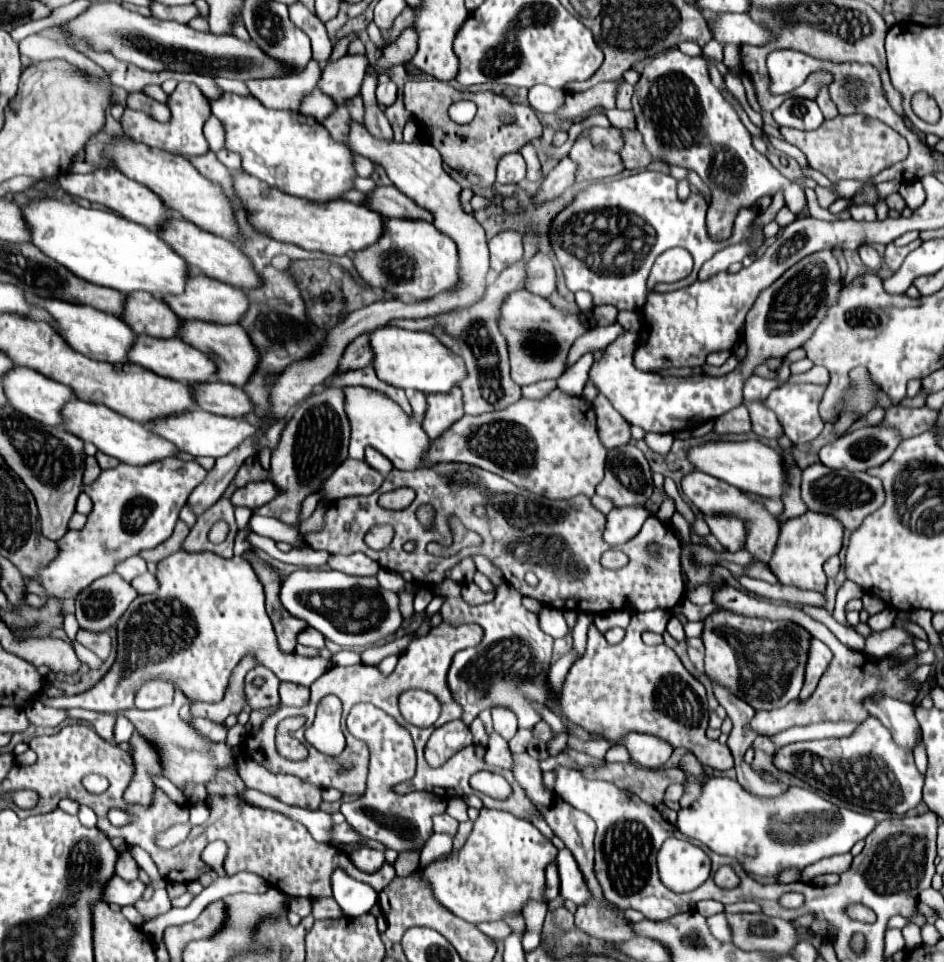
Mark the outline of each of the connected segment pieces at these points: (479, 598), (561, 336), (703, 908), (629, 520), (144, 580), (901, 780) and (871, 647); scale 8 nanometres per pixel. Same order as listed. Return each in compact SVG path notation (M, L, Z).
M467 584L463 586L463 598L469 604L483 604L483 602L491 602L495 598L495 592L483 592L477 584Z
M527 290L511 292L503 300L497 314L497 324L507 340L507 350L511 358L511 378L519 386L535 384L549 378L557 380L567 366L569 348L581 334L587 332L577 312L567 312L551 304L547 298L529 294Z
M703 900L703 902L697 904L697 912L699 912L701 916L709 918L709 916L713 916L713 914L723 912L723 904L717 902L717 900Z
M625 506L625 508L613 508L607 514L607 524L603 532L603 540L611 546L619 546L629 542L633 538L643 522L651 516L651 512L645 506Z
M143 574L143 576L139 576L139 578L135 578L133 582L131 582L131 586L139 592L139 594L147 594L147 592L155 592L157 590L157 578L153 576L153 574Z
M869 716L849 738L795 742L775 752L777 768L795 774L811 788L861 810L889 810L905 814L921 802L925 776L917 770L911 750L901 750L889 730Z
M889 628L883 632L871 634L871 638L867 638L865 652L869 656L885 658L885 656L893 654L893 650L897 650L897 646L901 646L901 644L913 644L911 636L905 634L901 628Z

